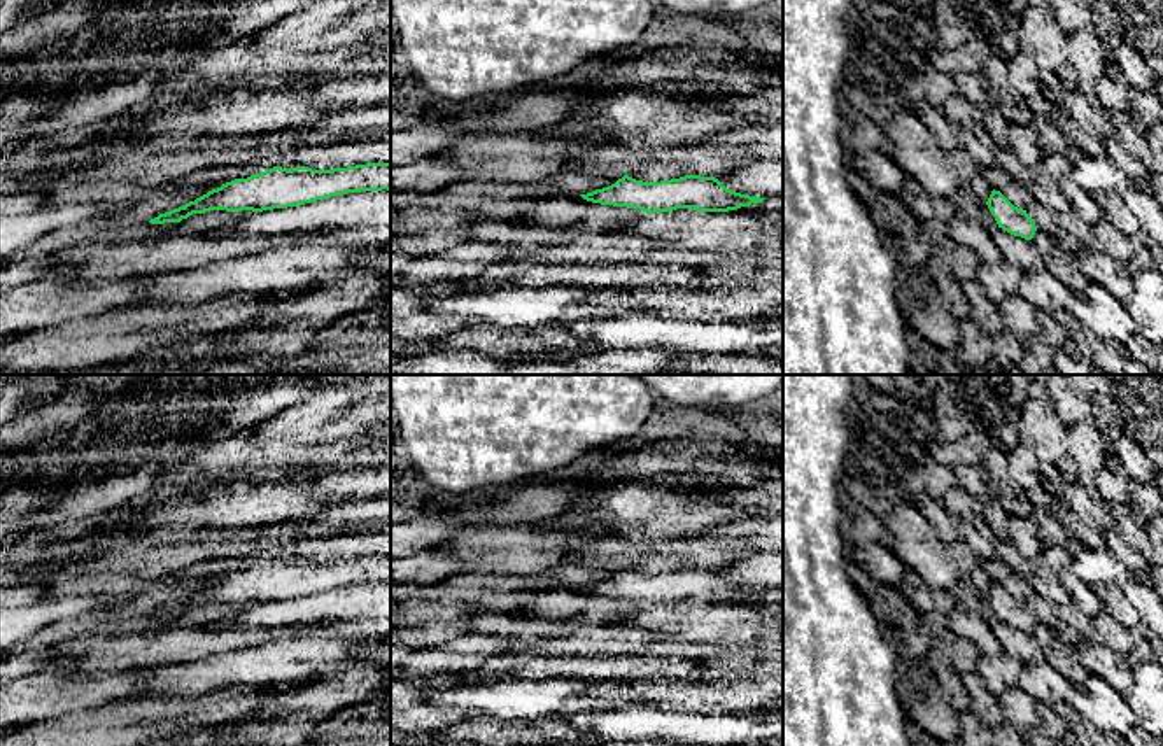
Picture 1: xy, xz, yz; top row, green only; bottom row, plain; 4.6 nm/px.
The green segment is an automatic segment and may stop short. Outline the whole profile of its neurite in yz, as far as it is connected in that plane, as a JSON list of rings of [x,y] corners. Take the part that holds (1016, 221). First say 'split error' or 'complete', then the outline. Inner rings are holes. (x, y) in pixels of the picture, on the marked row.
complete | [[[993,189],[986,205],[998,228],[1025,240],[1033,238],[1037,231],[1035,222],[1030,219],[1026,210],[1014,207],[1000,191]]]

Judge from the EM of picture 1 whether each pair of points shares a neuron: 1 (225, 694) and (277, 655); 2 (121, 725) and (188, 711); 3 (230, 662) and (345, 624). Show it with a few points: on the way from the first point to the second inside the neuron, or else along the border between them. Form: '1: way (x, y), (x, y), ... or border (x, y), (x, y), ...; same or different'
1: border (270, 687), (221, 685), (198, 694); different
2: way (137, 713), (172, 711); same
3: border (305, 631), (324, 636), (358, 638); different

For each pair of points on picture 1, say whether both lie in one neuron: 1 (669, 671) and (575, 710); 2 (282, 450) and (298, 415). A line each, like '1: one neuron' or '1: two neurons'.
1: two neurons
2: two neurons

